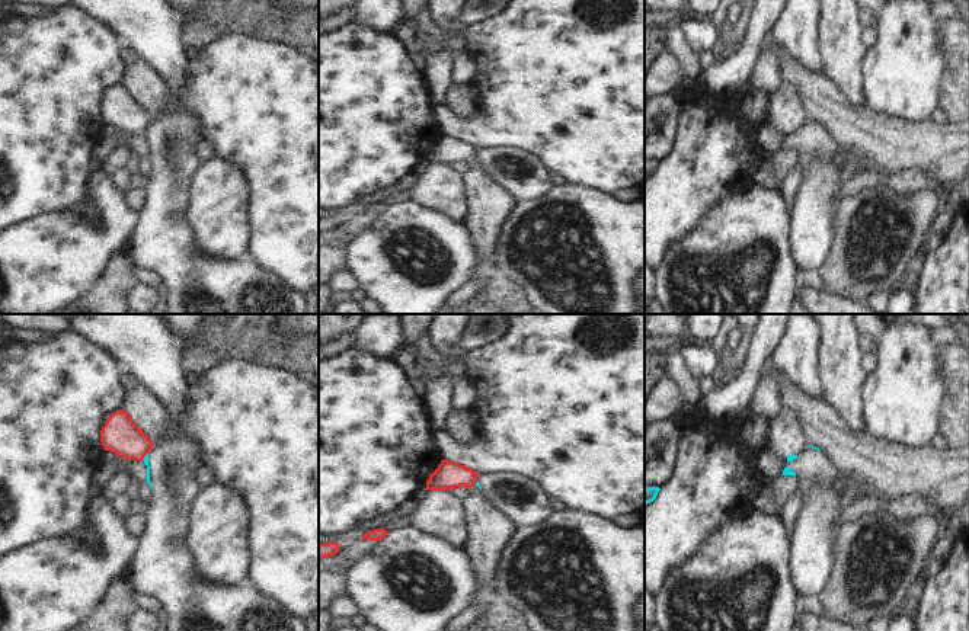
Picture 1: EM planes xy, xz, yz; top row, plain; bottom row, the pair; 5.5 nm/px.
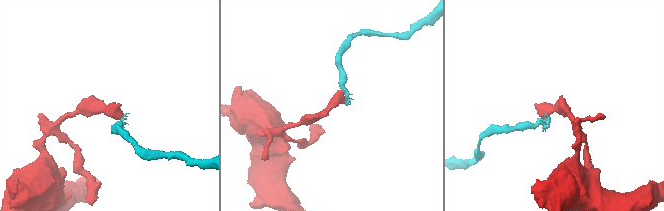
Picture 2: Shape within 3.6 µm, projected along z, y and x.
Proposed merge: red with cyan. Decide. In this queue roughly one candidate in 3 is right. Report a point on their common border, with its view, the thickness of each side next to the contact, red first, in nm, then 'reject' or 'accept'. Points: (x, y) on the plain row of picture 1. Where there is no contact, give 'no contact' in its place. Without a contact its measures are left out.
xy (144, 130) | 200/30 nm | reject

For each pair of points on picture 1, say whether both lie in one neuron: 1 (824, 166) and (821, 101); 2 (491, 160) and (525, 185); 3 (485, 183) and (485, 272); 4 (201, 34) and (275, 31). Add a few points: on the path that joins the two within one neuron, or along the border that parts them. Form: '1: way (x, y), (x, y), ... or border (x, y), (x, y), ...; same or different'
1: border (821, 124), (840, 147); different
2: way (499, 160), (517, 176); same
3: way (488, 205), (489, 250); same
4: way (220, 22), (256, 22); same

